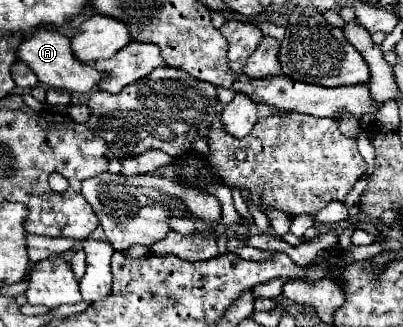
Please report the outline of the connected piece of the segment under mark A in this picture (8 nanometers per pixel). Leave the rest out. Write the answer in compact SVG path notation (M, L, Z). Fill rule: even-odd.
M40 28L36 30L30 38L26 38L18 48L16 48L18 60L24 62L42 84L56 88L56 90L66 90L66 92L90 92L92 88L96 88L102 80L102 74L90 66L90 64L82 64L80 60L74 58L72 50L70 50L70 40L62 34L58 34L56 30L46 30Z

